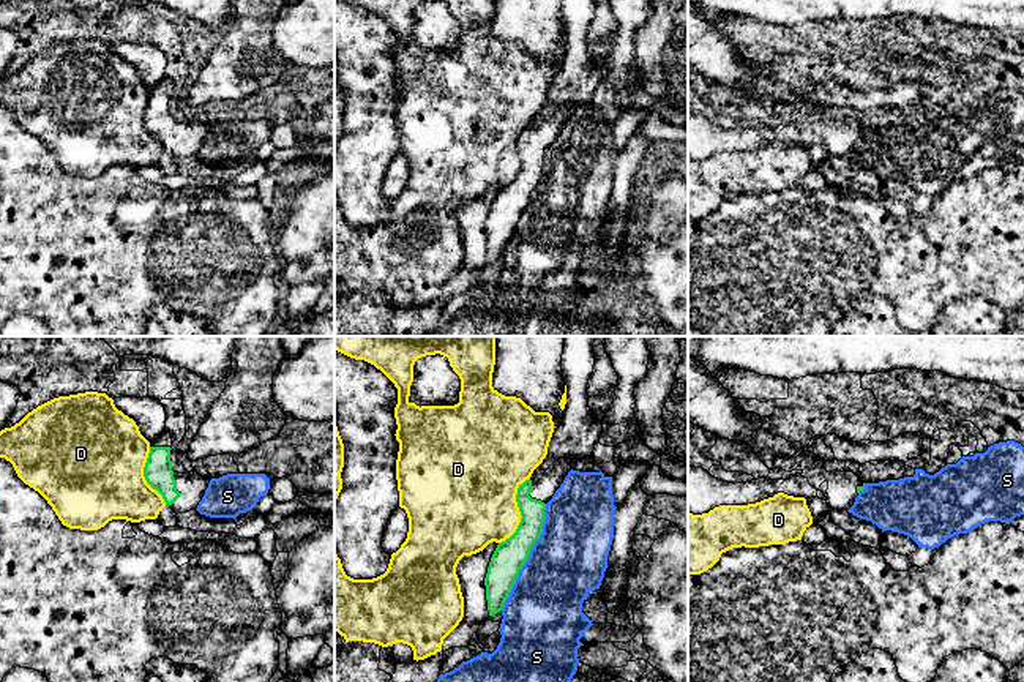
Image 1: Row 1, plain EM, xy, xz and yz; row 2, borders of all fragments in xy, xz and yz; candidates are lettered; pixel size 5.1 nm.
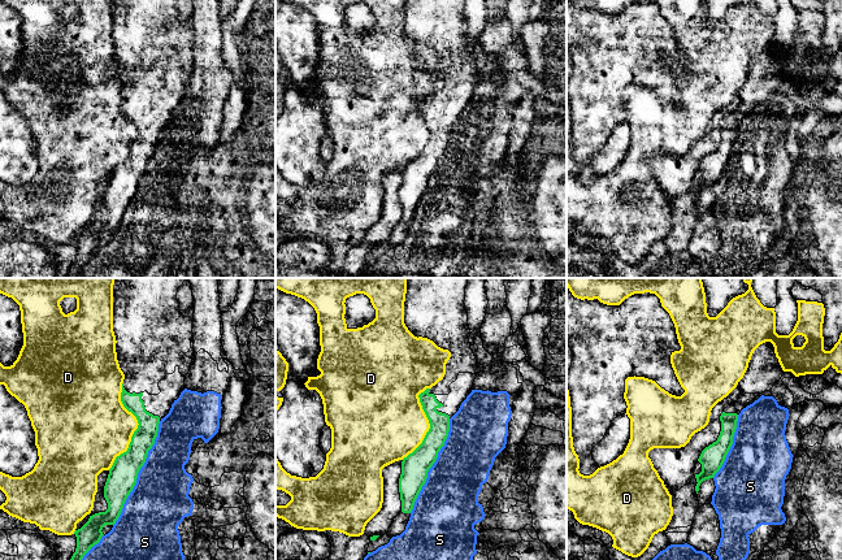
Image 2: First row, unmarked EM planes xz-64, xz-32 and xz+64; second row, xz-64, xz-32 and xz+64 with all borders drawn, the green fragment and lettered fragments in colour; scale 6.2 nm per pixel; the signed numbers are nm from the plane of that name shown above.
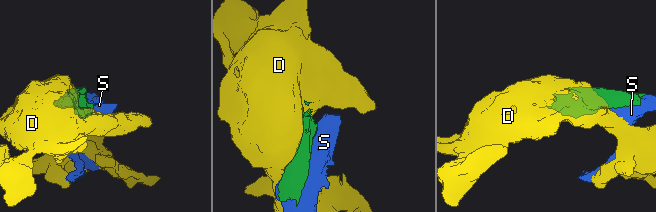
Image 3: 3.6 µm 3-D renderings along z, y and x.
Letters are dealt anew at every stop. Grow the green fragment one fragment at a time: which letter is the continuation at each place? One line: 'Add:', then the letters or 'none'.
Add: none

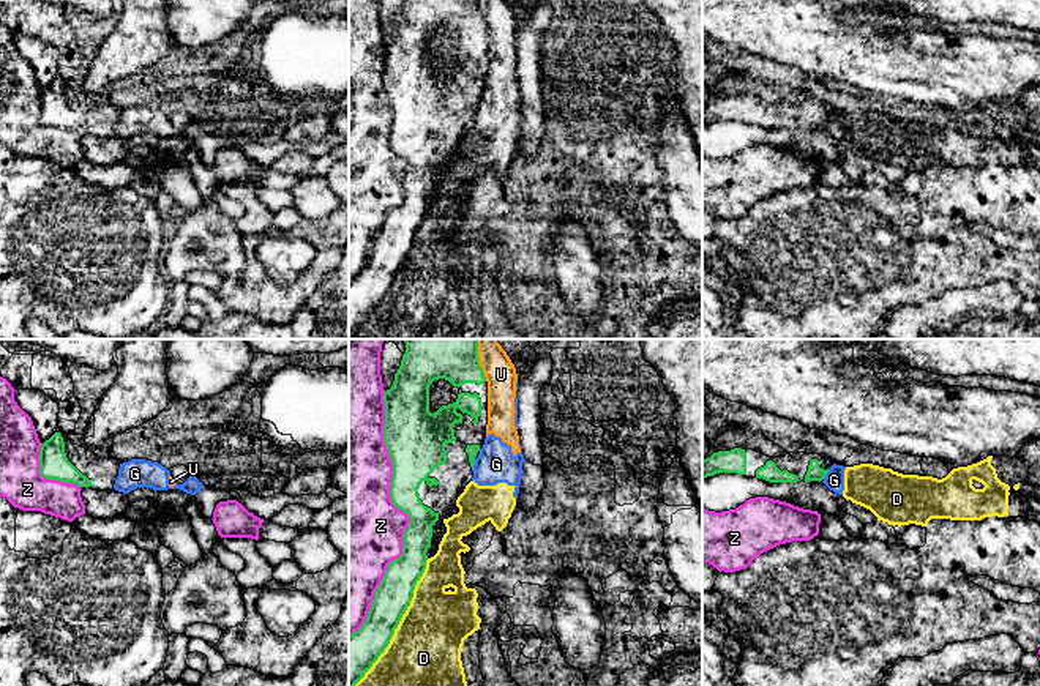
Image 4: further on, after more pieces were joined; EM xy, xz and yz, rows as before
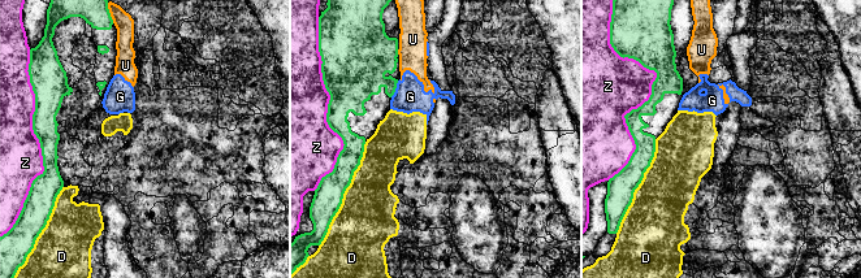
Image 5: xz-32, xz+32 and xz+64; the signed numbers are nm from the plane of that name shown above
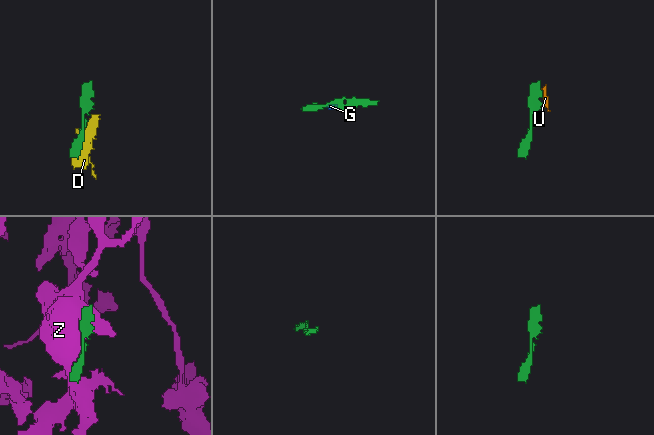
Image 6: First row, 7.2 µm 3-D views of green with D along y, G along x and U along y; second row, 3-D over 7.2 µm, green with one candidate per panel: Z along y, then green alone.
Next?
Add: none

